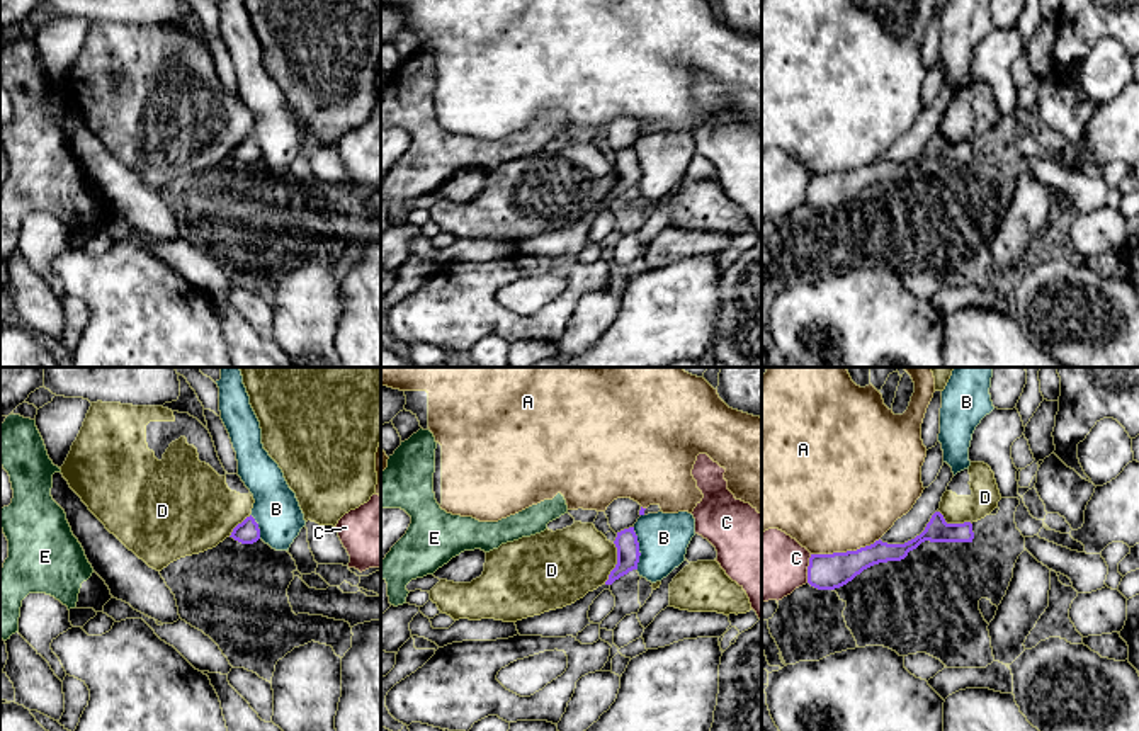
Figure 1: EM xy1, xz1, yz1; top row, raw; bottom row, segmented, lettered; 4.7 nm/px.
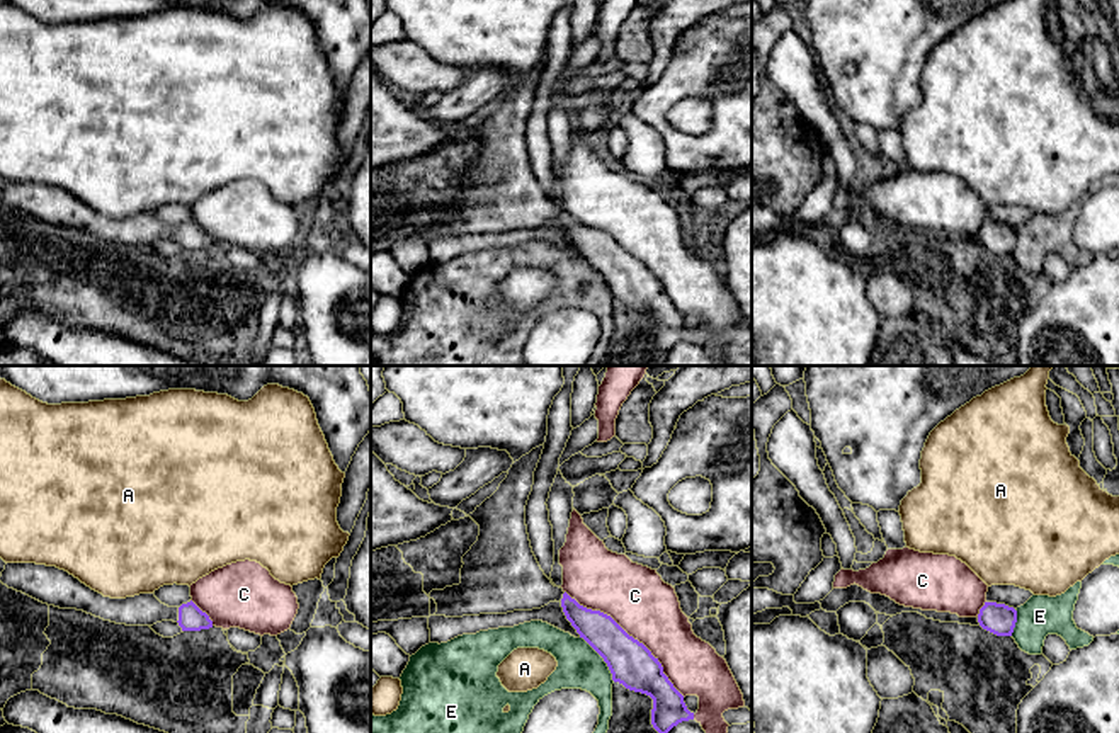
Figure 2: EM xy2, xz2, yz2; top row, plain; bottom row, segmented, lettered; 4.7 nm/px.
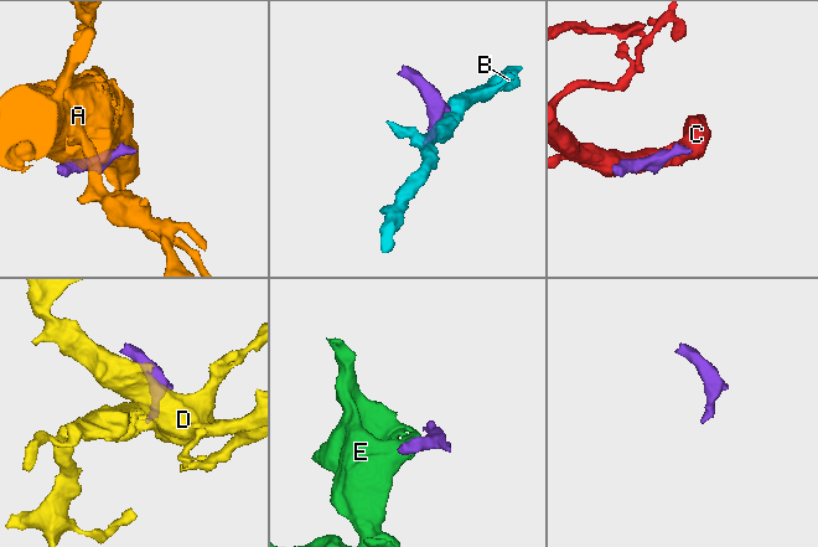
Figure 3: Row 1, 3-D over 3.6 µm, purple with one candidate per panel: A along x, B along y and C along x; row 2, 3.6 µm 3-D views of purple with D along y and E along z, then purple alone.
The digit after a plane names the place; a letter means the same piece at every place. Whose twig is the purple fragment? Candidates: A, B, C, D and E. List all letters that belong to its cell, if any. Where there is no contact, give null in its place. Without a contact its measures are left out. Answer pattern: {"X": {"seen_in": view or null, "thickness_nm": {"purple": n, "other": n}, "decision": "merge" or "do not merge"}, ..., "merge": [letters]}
{"A": {"seen_in": "yz1", "thickness_nm": {"purple": 180, "other": 500}, "decision": "do not merge"}, "B": {"seen_in": "xz1", "thickness_nm": {"purple": 110, "other": 240}, "decision": "do not merge"}, "C": {"seen_in": "xz2", "thickness_nm": {"purple": 220, "other": 300}, "decision": "do not merge"}, "D": {"seen_in": "xz1", "thickness_nm": {"purple": 110, "other": 340}, "decision": "do not merge"}, "E": {"seen_in": "xz2", "thickness_nm": {"purple": 220, "other": 200}, "decision": "do not merge"}, "merge": []}

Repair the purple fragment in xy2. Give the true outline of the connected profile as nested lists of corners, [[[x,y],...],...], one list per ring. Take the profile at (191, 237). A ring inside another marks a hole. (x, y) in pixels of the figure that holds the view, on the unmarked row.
[[[7,182],[0,201],[43,223],[77,228],[104,240],[126,245],[153,245],[162,240],[177,241],[182,250],[213,247],[213,240],[192,219],[180,226],[162,223],[155,213],[111,218],[92,209],[78,197],[56,185],[36,182]]]

